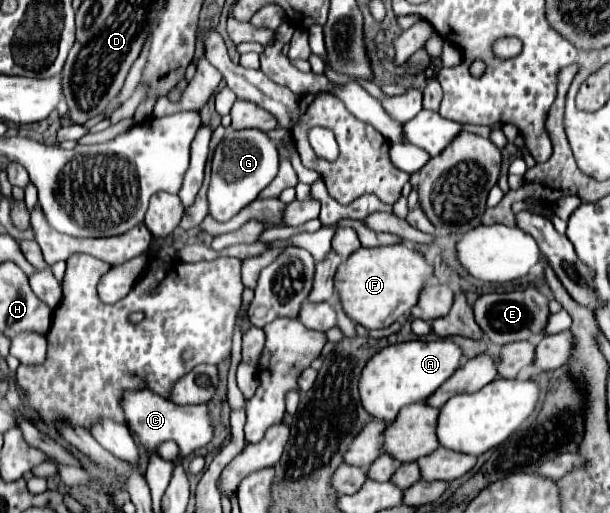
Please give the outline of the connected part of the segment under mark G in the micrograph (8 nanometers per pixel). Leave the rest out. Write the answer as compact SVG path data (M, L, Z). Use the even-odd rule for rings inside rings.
M226 130L224 140L216 146L212 158L212 180L208 188L208 214L226 222L236 216L244 206L256 200L256 196L274 180L278 172L278 150L276 144L260 130Z

